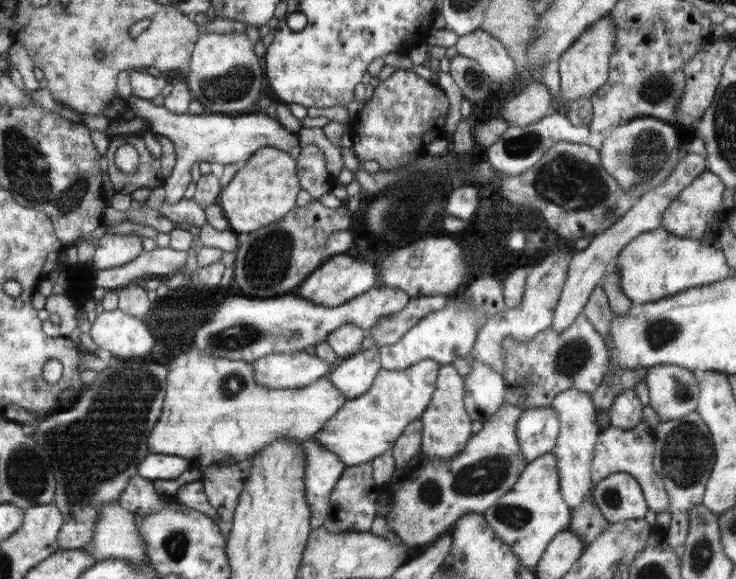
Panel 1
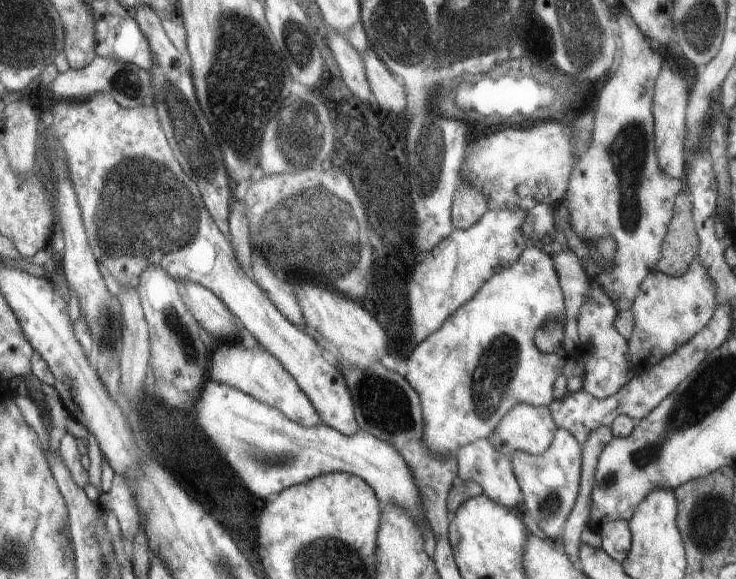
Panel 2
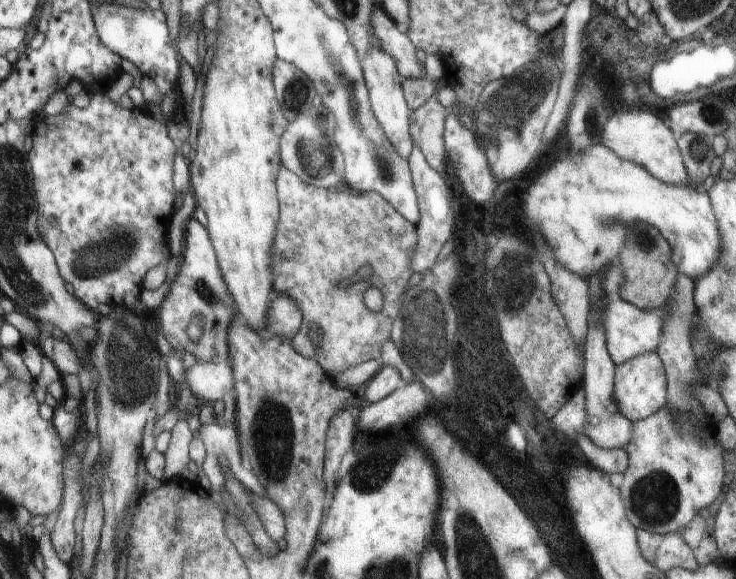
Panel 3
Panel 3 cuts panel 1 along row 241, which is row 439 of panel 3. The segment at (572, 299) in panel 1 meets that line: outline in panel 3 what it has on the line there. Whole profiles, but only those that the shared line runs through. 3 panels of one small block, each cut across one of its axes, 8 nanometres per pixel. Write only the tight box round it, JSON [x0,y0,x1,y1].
[583,262,633,450]

